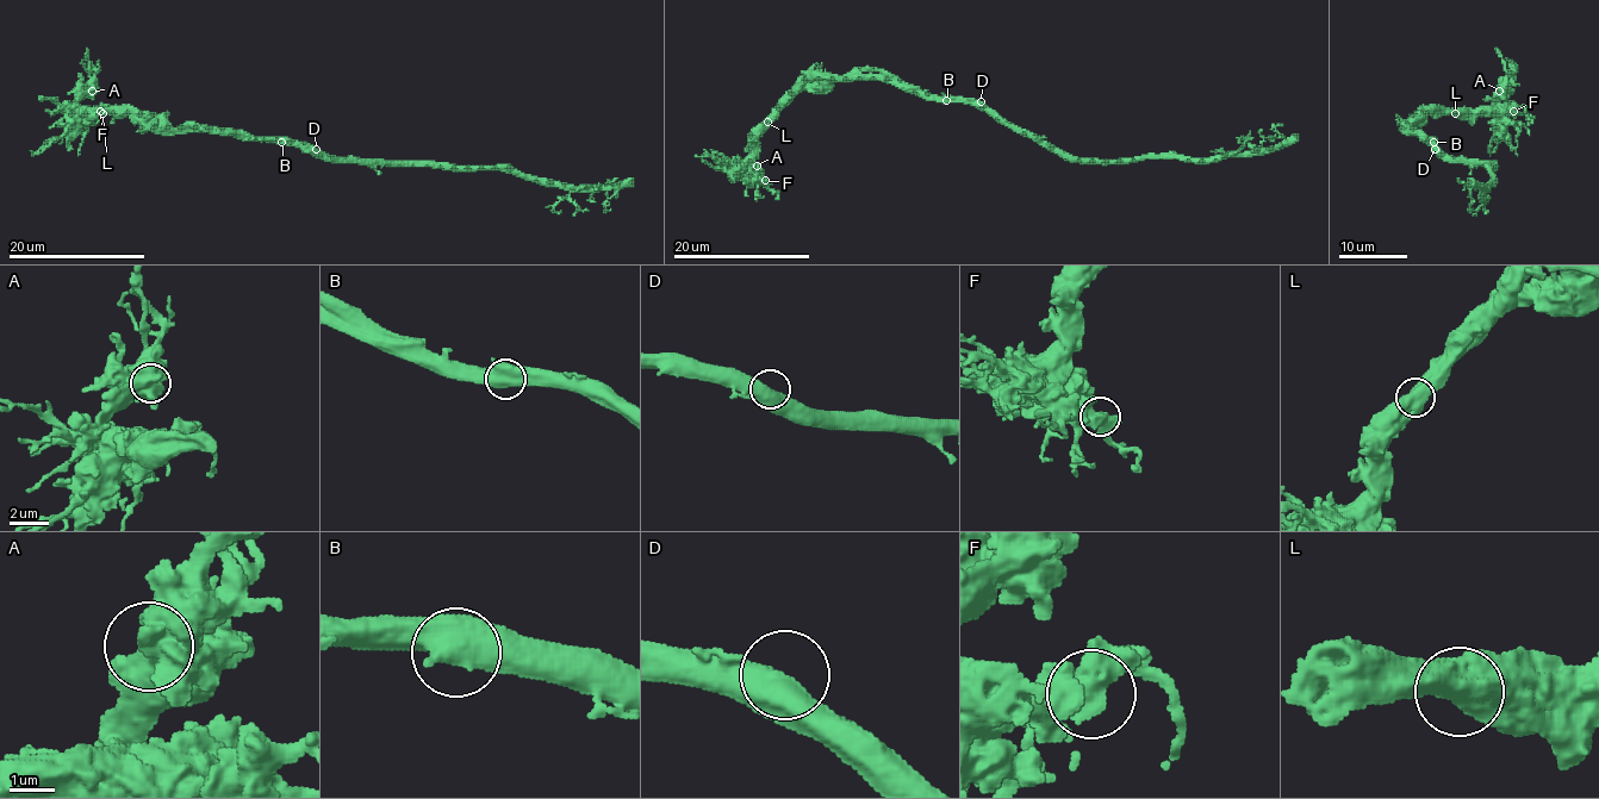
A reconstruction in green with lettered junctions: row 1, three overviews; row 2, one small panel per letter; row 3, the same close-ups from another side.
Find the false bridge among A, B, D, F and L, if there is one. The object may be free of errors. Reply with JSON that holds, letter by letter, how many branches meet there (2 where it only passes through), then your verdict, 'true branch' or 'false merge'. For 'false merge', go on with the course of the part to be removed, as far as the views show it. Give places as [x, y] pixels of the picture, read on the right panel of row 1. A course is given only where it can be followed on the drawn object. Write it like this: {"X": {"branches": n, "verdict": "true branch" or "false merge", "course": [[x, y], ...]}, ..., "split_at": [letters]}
{"A": {"branches": 2, "verdict": "true branch"}, "B": {"branches": 2, "verdict": "true branch"}, "D": {"branches": 2, "verdict": "true branch"}, "F": {"branches": 3, "verdict": "true branch"}, "L": {"branches": 2, "verdict": "false merge", "course": [[1456, 113], [1425, 113], [1410, 129], [1406, 126], [1404, 132], [1413, 132], [1422, 138]]}, "split_at": ["L"]}

